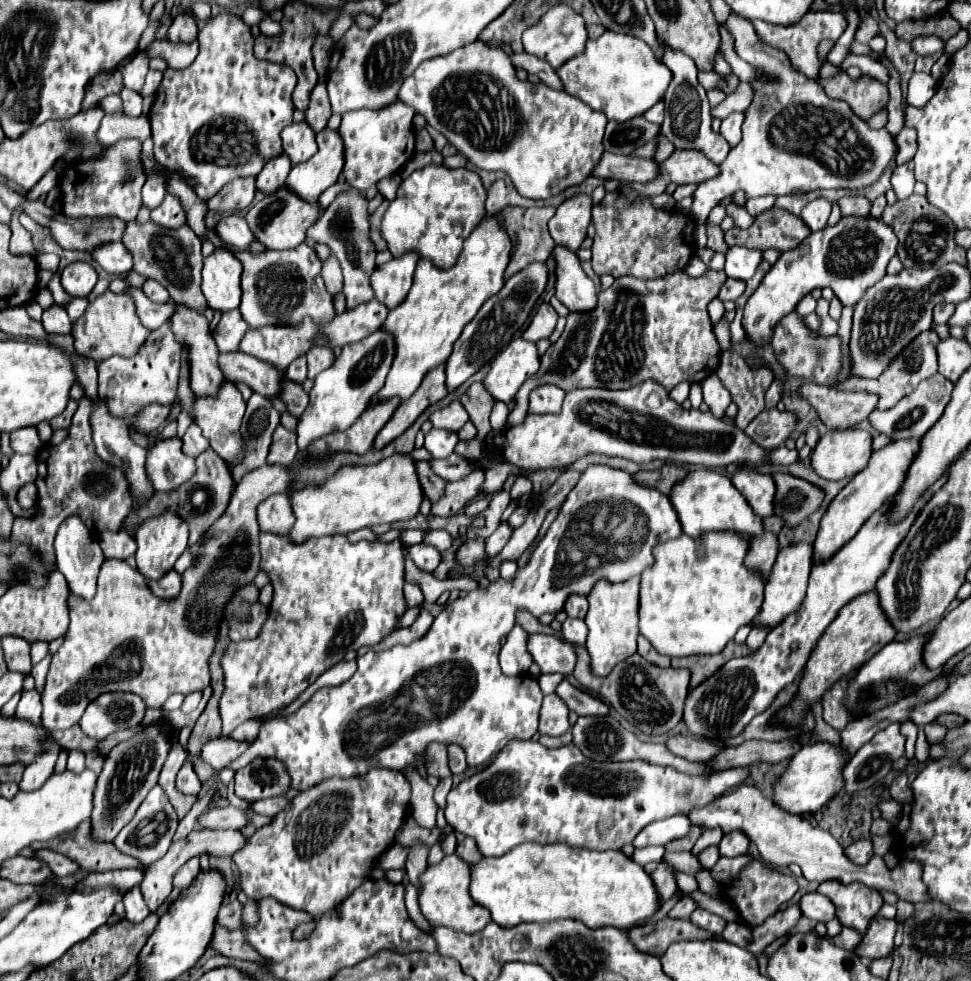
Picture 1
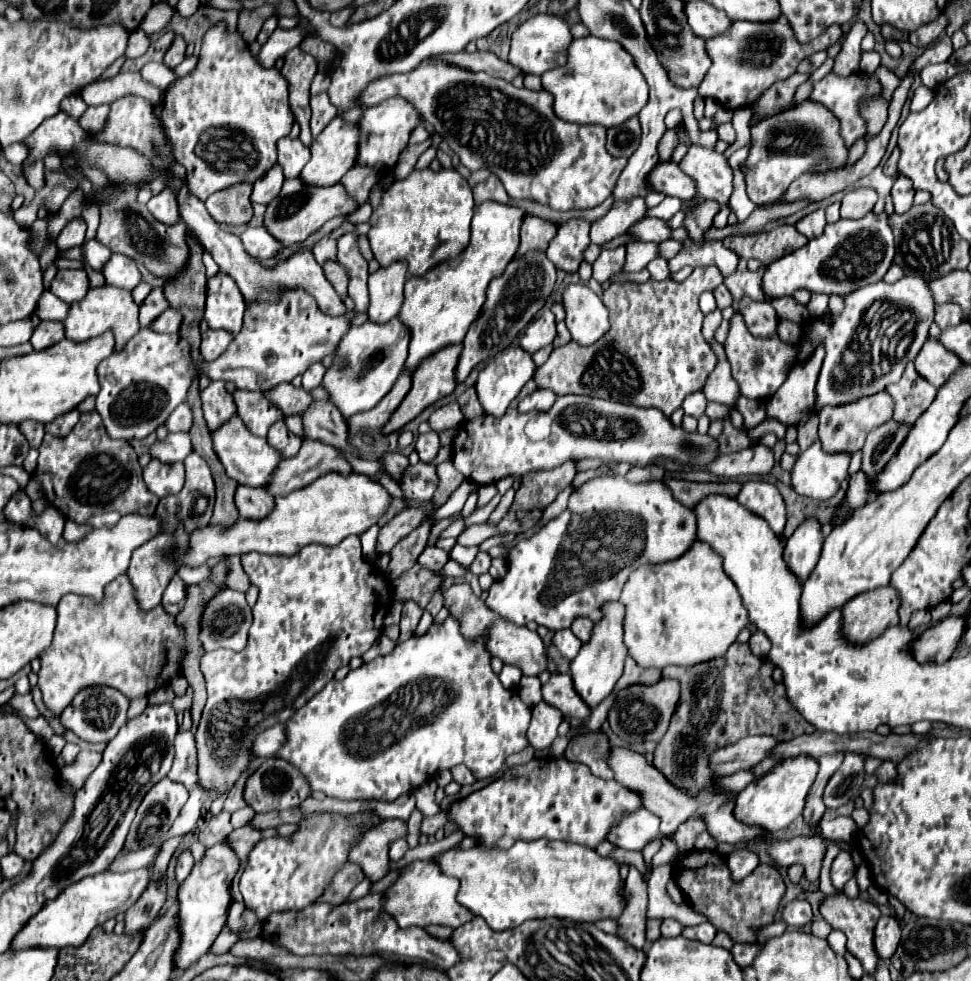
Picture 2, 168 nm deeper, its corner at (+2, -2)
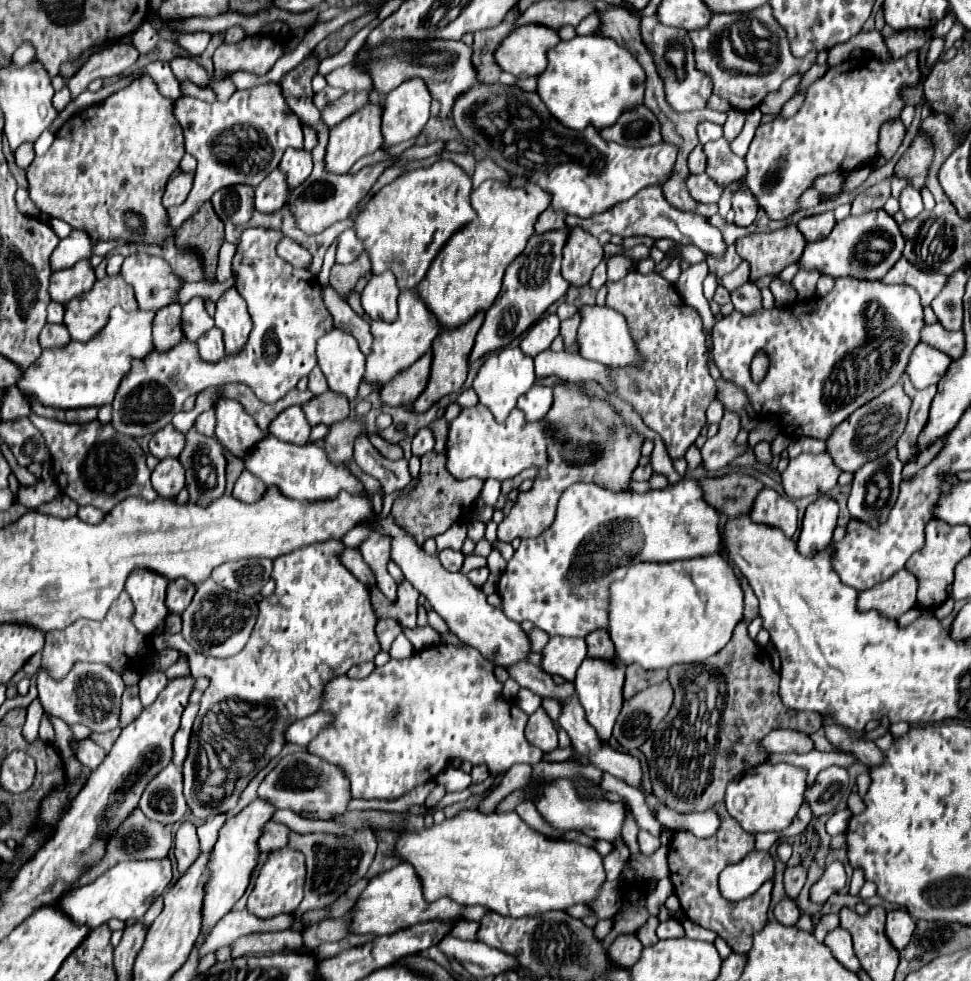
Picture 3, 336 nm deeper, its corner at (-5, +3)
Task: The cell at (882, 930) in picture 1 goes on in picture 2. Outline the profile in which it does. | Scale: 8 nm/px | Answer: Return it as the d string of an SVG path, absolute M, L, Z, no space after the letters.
M881 917L875 927L875 949L881 959L889 959L901 939L901 925L895 917Z

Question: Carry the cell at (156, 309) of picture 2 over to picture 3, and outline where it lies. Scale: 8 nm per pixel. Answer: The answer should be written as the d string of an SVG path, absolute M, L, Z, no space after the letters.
M178 302L156 310L156 316L154 316L154 346L158 350L168 350L184 338L180 312L182 312L182 308L180 308Z

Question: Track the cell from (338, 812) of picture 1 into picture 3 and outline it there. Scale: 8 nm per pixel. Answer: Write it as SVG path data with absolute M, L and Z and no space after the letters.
M280 848L268 856L264 866L258 872L254 888L248 896L248 912L258 918L272 918L276 914L292 914L304 898L304 882L306 882L306 860L302 852L292 848Z

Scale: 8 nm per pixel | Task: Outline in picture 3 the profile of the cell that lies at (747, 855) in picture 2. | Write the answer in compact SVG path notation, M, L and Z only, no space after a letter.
M754 850L738 864L728 866L720 874L720 892L726 900L738 902L752 896L774 874L774 858L770 852Z

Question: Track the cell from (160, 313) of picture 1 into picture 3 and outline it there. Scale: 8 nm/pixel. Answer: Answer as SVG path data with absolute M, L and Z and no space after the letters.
M192 298L188 304L182 306L182 330L186 332L188 340L198 340L212 326L214 320L206 314L202 298Z

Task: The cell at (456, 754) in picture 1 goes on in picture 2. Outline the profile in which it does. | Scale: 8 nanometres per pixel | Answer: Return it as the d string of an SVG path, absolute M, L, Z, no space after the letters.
M457 765L451 773L453 773L453 779L455 779L459 785L471 785L471 783L475 781L473 773L471 773L465 765Z

